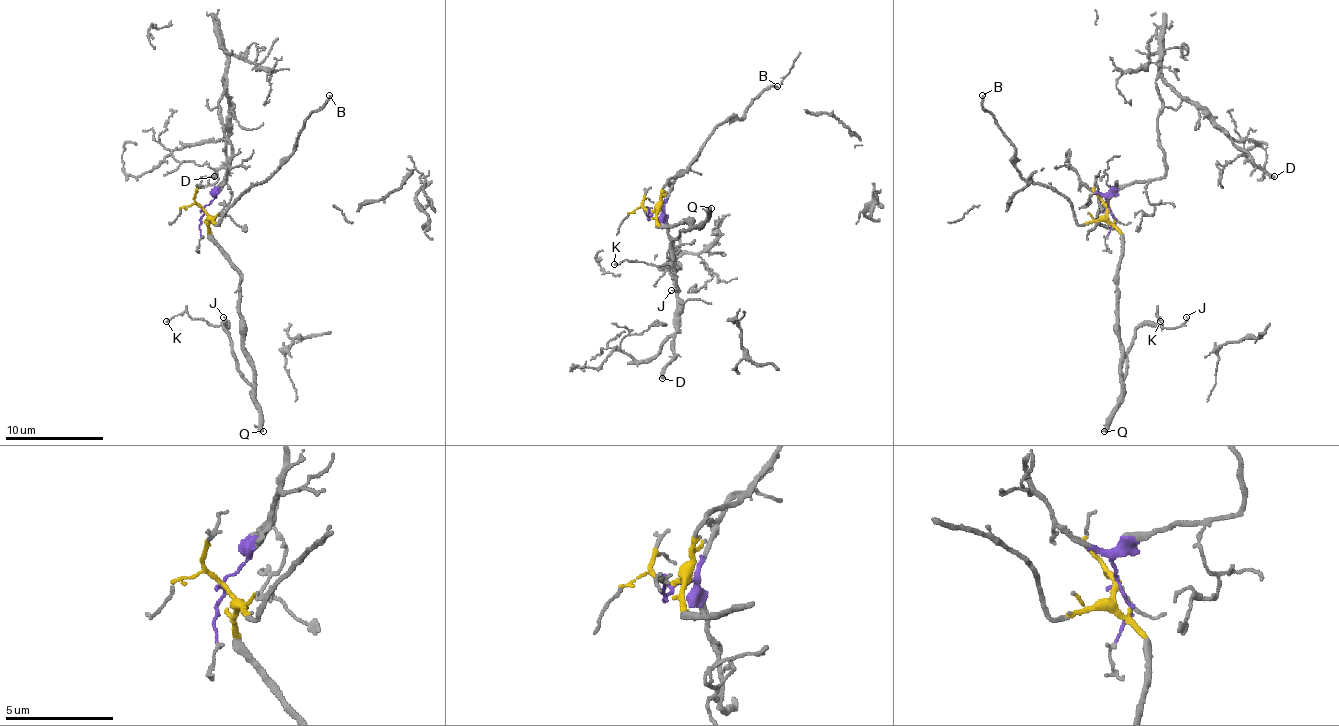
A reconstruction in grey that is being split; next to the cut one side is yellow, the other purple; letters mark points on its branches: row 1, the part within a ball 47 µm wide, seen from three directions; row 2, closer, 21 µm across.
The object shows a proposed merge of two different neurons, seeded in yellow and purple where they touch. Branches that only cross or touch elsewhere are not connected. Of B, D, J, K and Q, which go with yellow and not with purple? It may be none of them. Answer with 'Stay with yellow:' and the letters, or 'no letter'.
Stay with yellow: B, J, K, Q

